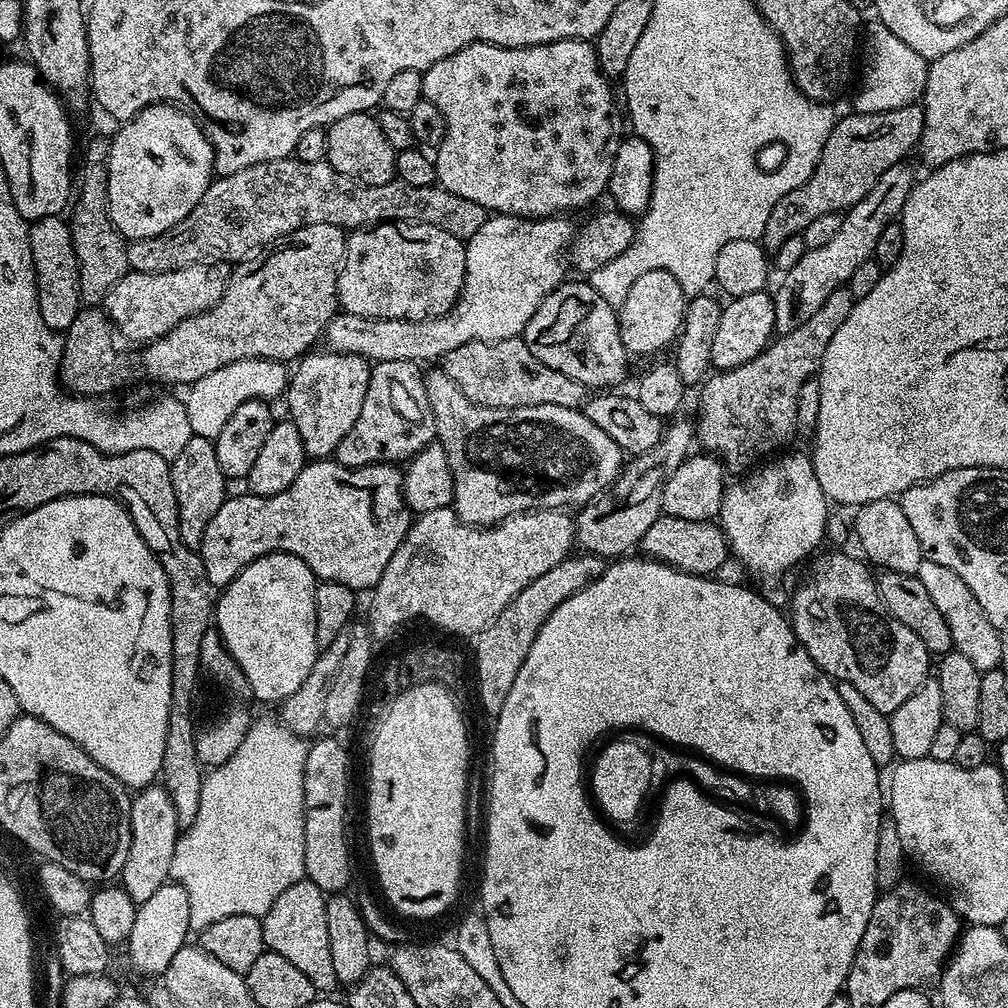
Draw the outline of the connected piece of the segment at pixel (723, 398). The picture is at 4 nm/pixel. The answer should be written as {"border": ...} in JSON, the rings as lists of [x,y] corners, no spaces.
{"border":[[[847,287],[839,288],[802,326],[777,335],[750,362],[713,371],[699,389],[700,417],[694,420],[699,447],[701,444],[705,453],[718,454],[729,473],[744,474],[788,446],[783,444],[790,443],[792,435],[798,432],[798,390],[802,390],[802,382],[819,373],[822,354],[826,354],[826,346],[830,346],[830,338],[834,338],[838,326],[846,322],[853,303],[854,297]]]}

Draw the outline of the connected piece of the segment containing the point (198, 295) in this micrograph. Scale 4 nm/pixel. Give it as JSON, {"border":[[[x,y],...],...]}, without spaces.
{"border":[[[203,260],[201,264],[182,266],[182,270],[166,270],[166,274],[142,274],[130,270],[114,285],[114,290],[106,294],[102,308],[114,325],[115,331],[119,332],[125,341],[133,340],[137,346],[143,346],[149,340],[156,340],[174,330],[174,326],[178,326],[180,320],[210,310],[210,306],[214,306],[222,298],[231,277],[232,268],[226,260]]]}

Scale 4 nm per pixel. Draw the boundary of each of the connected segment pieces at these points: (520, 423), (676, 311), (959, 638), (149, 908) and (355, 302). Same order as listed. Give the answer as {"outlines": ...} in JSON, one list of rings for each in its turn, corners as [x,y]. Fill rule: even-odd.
{"outlines":[[[[436,366],[432,373],[424,376],[424,385],[428,387],[428,401],[430,410],[434,414],[436,423],[436,440],[446,450],[446,458],[450,462],[450,470],[454,478],[454,498],[450,505],[456,512],[458,519],[463,524],[470,524],[473,528],[487,528],[494,524],[501,524],[509,516],[517,516],[519,512],[531,512],[541,508],[579,509],[581,506],[589,504],[595,496],[599,496],[605,488],[610,487],[619,477],[626,463],[626,453],[610,438],[610,434],[598,430],[590,418],[584,416],[580,408],[567,408],[566,406],[526,406],[525,408],[491,408],[470,402],[458,386],[454,386],[452,379],[444,373],[443,367]]],[[[662,270],[642,274],[630,288],[626,301],[617,313],[624,348],[636,356],[658,352],[667,345],[669,347],[679,335],[687,301],[688,298],[672,274]]],[[[927,558],[920,563],[915,575],[922,582],[922,586],[926,586],[934,606],[938,606],[942,613],[942,618],[946,618],[946,626],[950,626],[953,649],[962,653],[981,674],[1001,667],[1001,629],[992,624],[990,618],[986,618],[982,606],[978,606],[978,598],[970,594],[970,586],[966,586],[966,582],[962,582],[962,578],[954,574],[954,570]]],[[[175,882],[158,886],[158,891],[136,909],[134,930],[130,930],[126,947],[132,964],[144,976],[163,977],[174,954],[186,945],[190,936],[190,898],[186,898],[186,890]]],[[[373,224],[349,231],[336,283],[339,307],[375,320],[433,320],[456,304],[466,274],[465,241],[429,224]]]]}

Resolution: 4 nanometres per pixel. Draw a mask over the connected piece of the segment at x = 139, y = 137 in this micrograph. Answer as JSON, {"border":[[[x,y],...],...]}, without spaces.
{"border":[[[151,104],[135,118],[121,123],[120,128],[110,140],[108,155],[108,205],[110,218],[125,240],[154,238],[170,230],[206,194],[209,184],[214,179],[216,155],[206,133],[200,129],[197,117],[189,114],[174,104]]]}

